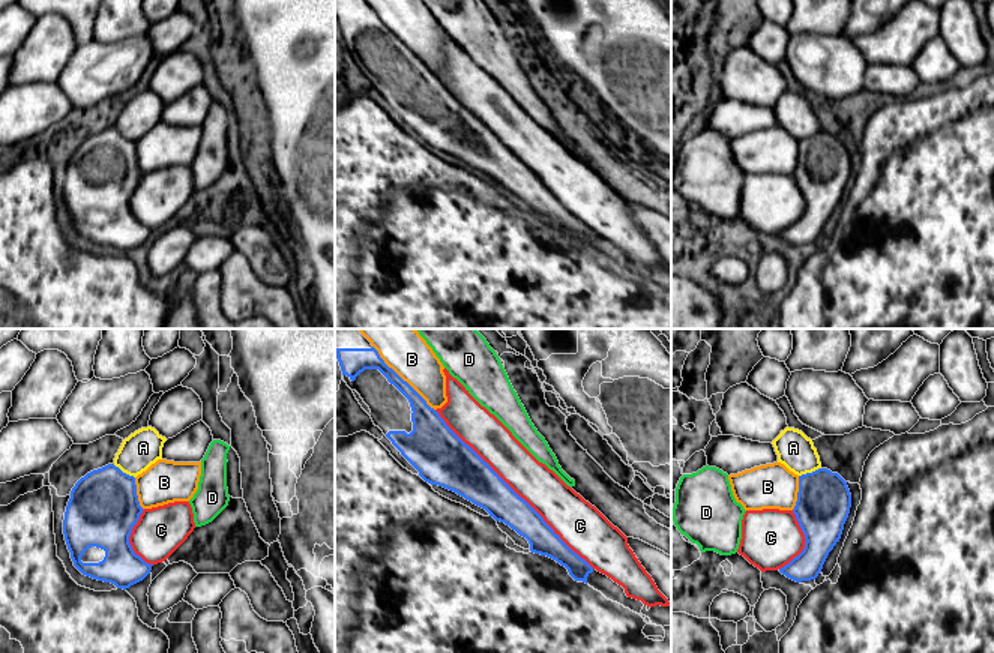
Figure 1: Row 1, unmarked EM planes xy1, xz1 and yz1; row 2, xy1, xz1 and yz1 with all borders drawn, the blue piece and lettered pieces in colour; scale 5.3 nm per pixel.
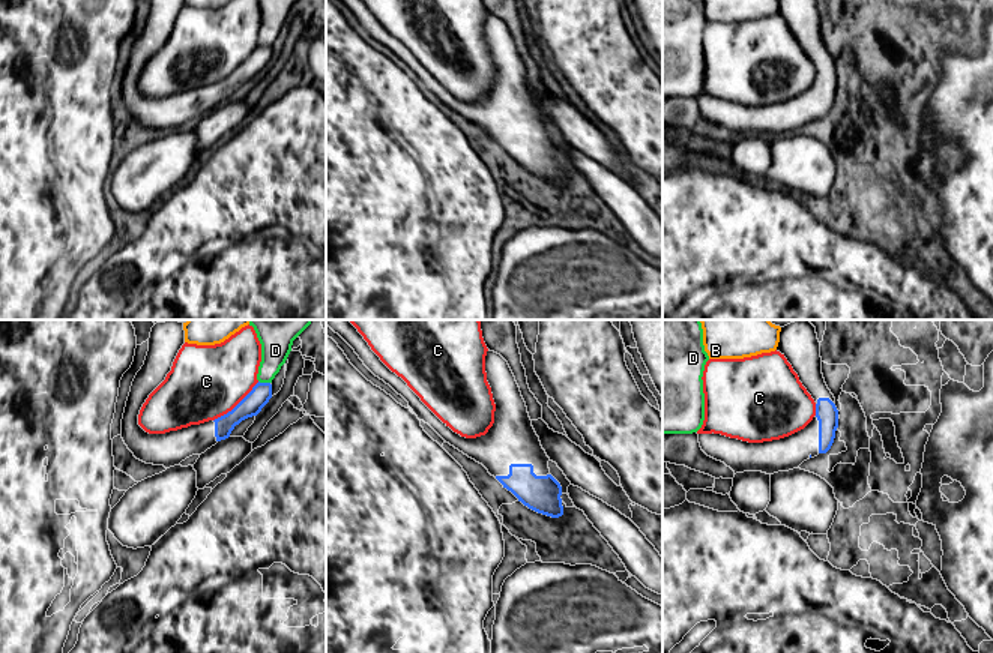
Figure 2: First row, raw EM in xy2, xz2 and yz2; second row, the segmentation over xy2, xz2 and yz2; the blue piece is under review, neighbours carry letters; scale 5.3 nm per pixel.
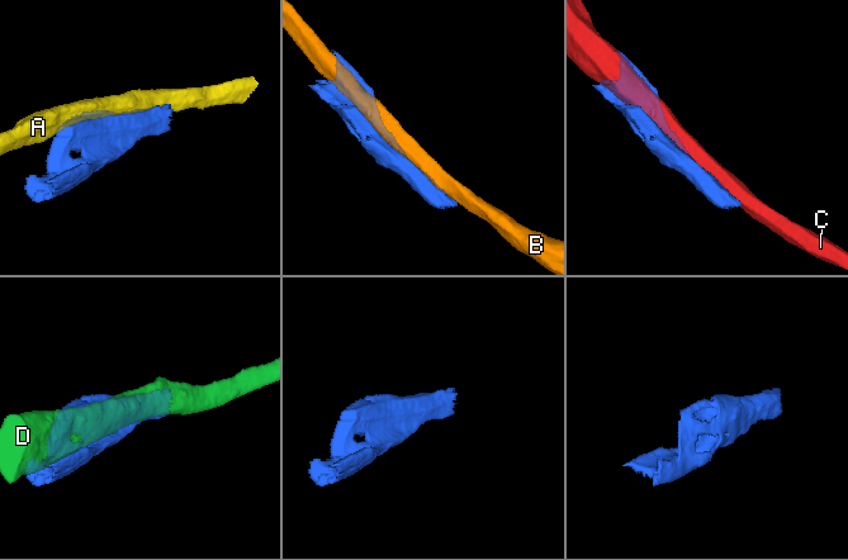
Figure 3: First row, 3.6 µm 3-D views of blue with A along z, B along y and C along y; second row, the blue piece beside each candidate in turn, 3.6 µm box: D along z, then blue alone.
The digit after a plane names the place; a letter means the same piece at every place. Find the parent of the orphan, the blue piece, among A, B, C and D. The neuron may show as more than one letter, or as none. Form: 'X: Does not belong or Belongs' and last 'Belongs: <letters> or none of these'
A: Does not belong
B: Does not belong
C: Does not belong
D: Does not belong
Belongs: none of these

